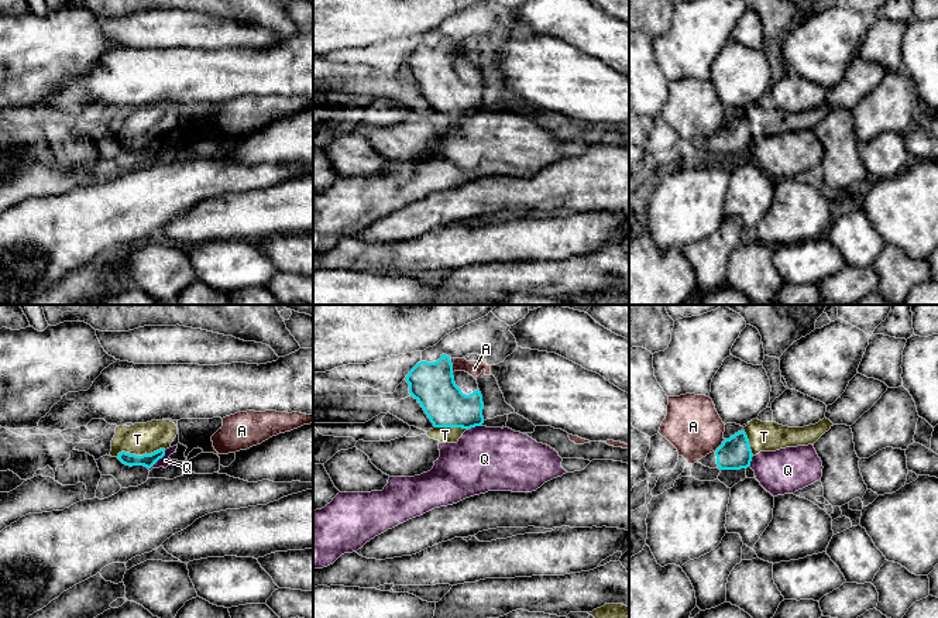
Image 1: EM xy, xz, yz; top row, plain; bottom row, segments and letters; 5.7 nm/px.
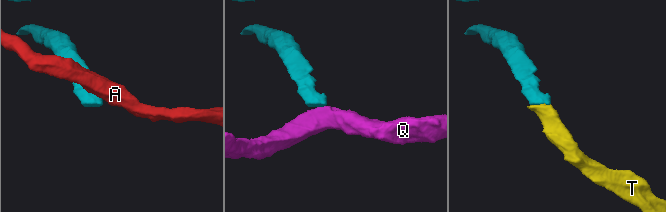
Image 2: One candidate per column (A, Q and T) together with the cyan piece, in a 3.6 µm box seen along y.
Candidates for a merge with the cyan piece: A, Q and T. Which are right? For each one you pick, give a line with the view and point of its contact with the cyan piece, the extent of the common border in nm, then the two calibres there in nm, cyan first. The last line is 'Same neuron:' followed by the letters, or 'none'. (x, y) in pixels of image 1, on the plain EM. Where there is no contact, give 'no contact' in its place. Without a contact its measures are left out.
T: meets cyan in xy at (140, 140); contact 300 nm long; 80 nm thick on the cyan side, 180 nm on the other
Same neuron: T

